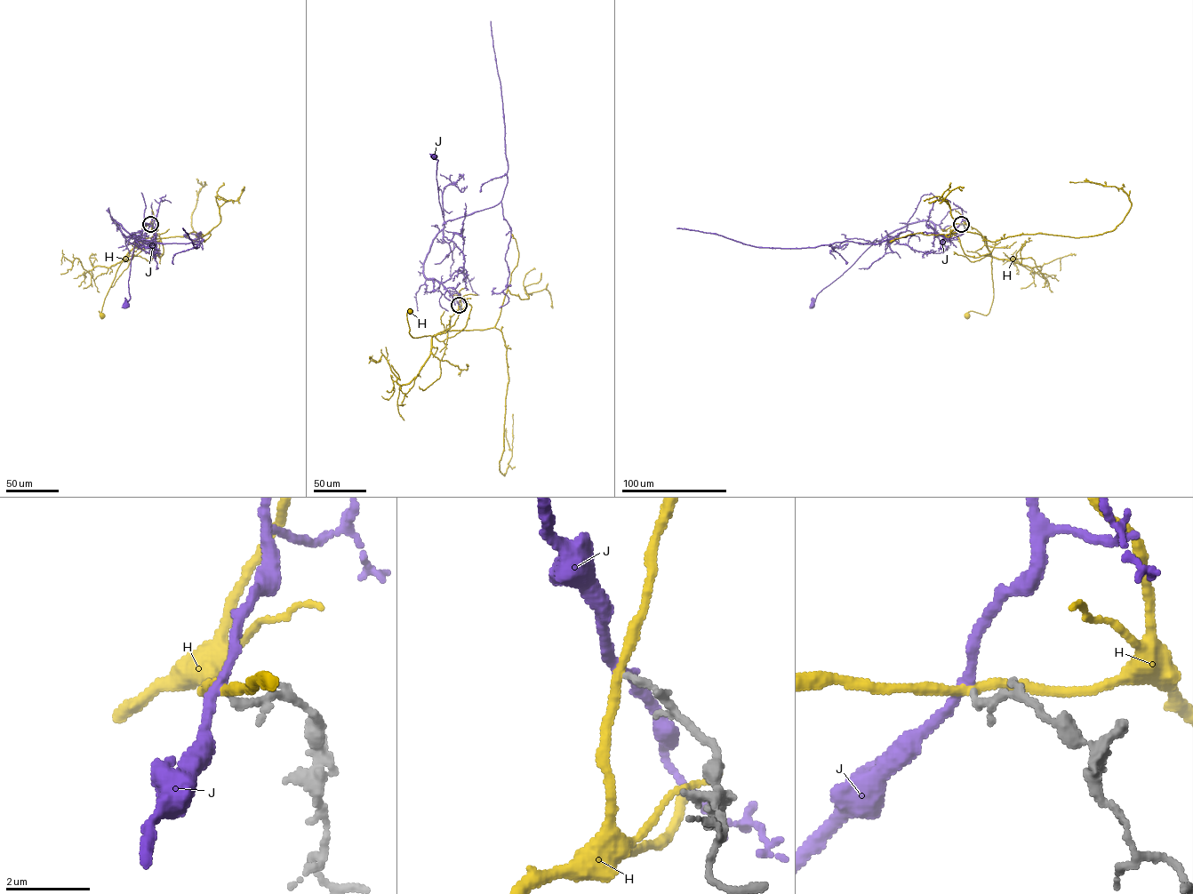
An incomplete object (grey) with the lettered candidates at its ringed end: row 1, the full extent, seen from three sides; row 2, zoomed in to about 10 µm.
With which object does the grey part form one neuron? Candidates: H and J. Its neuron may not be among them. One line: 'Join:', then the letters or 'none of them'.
Join: J

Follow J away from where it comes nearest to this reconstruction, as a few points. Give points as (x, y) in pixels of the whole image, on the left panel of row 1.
J: (150, 223), (141, 235), (124, 236), (116, 221), (135, 238), (128, 281), (130, 299), (124, 301), (125, 306)

